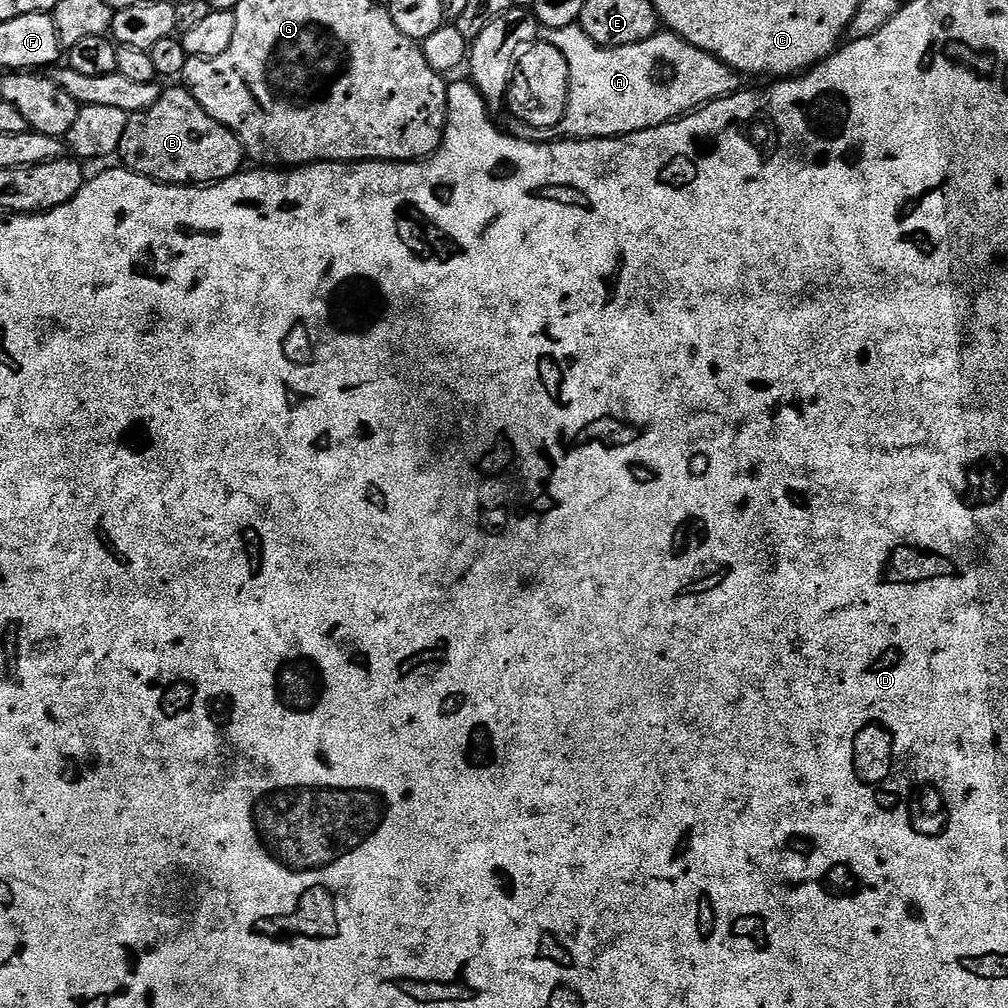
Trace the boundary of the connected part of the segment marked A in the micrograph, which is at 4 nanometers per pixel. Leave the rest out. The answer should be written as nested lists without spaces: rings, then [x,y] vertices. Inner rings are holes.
[[[579,26],[553,28],[547,33],[546,40],[556,46],[565,55],[567,65],[569,66],[568,109],[565,110],[565,117],[562,118],[558,127],[559,135],[569,140],[610,140],[618,136],[630,136],[631,133],[628,131],[628,128],[631,128],[633,132],[641,132],[647,129],[644,124],[647,124],[649,128],[657,128],[658,126],[667,124],[664,116],[670,117],[671,121],[678,120],[681,116],[695,109],[702,108],[705,104],[711,104],[712,101],[719,100],[721,96],[731,96],[732,93],[741,91],[742,88],[742,84],[740,84],[742,76],[736,69],[728,64],[724,64],[717,56],[712,56],[710,53],[701,50],[701,48],[695,48],[693,44],[687,44],[681,36],[667,30],[652,36],[646,42],[638,42],[634,46],[622,46],[621,48],[603,48],[602,46],[598,46]]]

